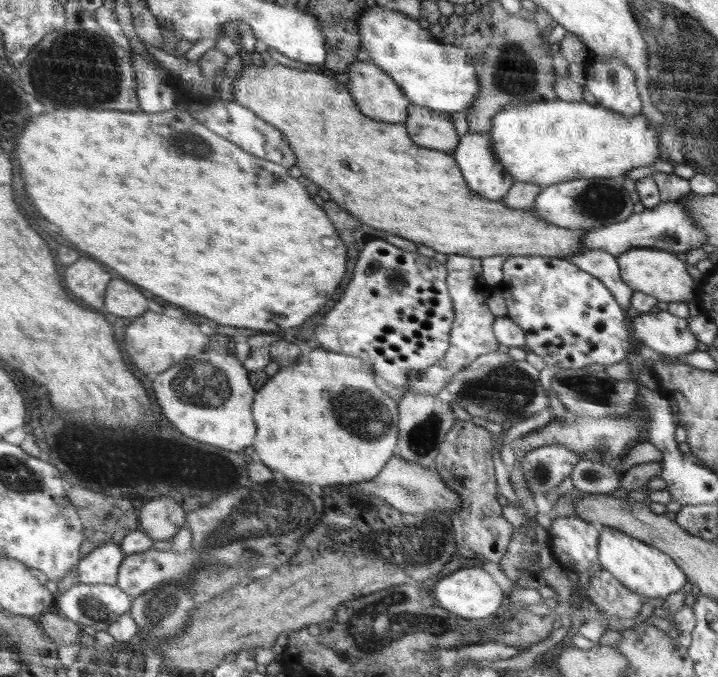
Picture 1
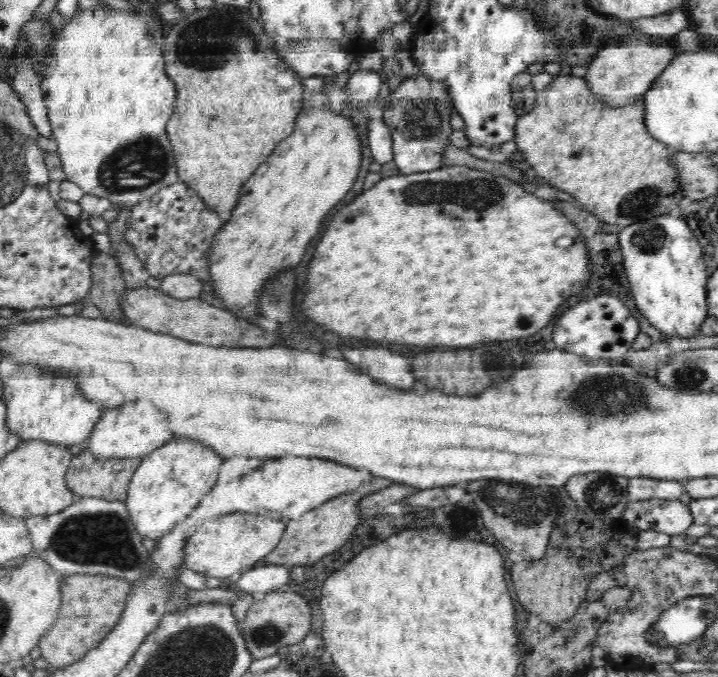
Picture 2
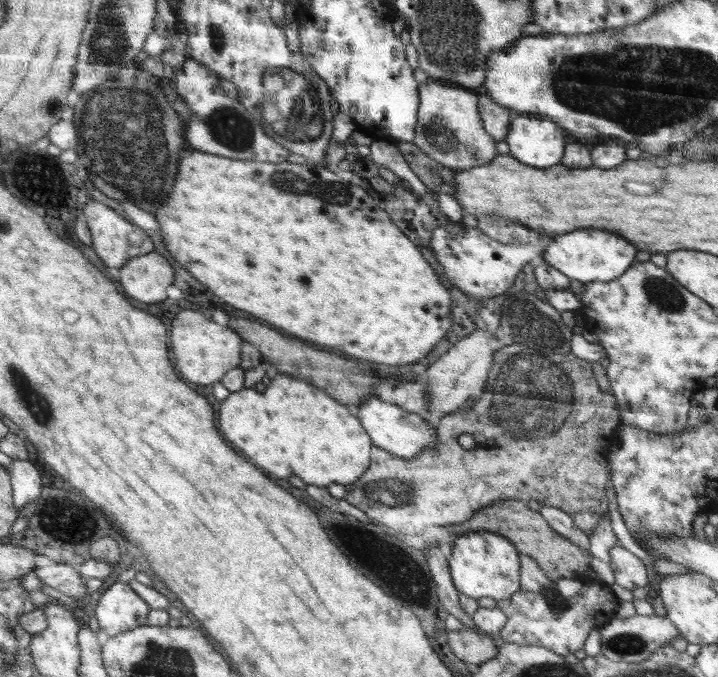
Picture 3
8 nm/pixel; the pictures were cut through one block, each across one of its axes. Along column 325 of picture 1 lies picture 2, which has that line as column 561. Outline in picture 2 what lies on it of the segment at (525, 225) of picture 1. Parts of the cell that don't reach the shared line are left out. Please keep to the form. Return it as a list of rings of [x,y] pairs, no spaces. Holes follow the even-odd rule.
[[[564,71],[554,77],[552,81],[543,91],[537,93],[535,98],[535,107],[528,113],[520,115],[515,126],[515,142],[518,145],[518,150],[521,150],[524,155],[524,162],[530,164],[530,173],[542,178],[546,184],[555,189],[567,192],[575,199],[578,198],[582,204],[586,204],[585,209],[591,211],[594,216],[602,218],[604,224],[610,223],[619,227],[626,227],[642,221],[650,220],[650,218],[671,215],[680,204],[680,200],[684,198],[683,190],[680,189],[679,169],[674,165],[674,154],[676,151],[670,148],[667,143],[660,139],[652,137],[648,133],[646,122],[644,122],[644,95],[640,95],[633,103],[621,107],[613,107],[604,105],[602,98],[595,91],[590,89],[588,81],[578,71]]]

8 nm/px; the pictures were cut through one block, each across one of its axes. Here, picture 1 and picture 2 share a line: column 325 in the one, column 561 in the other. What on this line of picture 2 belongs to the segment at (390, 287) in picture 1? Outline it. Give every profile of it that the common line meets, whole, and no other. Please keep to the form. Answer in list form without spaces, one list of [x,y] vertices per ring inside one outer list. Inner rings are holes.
[[[611,294],[584,298],[561,314],[559,320],[552,333],[556,347],[588,359],[604,359],[610,363],[622,359],[631,350],[631,342],[641,333],[638,320],[630,309]]]

